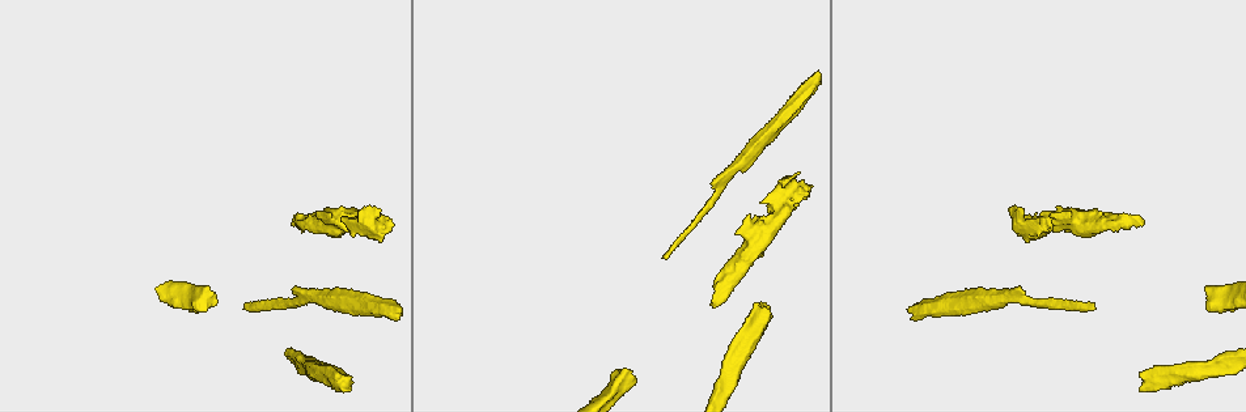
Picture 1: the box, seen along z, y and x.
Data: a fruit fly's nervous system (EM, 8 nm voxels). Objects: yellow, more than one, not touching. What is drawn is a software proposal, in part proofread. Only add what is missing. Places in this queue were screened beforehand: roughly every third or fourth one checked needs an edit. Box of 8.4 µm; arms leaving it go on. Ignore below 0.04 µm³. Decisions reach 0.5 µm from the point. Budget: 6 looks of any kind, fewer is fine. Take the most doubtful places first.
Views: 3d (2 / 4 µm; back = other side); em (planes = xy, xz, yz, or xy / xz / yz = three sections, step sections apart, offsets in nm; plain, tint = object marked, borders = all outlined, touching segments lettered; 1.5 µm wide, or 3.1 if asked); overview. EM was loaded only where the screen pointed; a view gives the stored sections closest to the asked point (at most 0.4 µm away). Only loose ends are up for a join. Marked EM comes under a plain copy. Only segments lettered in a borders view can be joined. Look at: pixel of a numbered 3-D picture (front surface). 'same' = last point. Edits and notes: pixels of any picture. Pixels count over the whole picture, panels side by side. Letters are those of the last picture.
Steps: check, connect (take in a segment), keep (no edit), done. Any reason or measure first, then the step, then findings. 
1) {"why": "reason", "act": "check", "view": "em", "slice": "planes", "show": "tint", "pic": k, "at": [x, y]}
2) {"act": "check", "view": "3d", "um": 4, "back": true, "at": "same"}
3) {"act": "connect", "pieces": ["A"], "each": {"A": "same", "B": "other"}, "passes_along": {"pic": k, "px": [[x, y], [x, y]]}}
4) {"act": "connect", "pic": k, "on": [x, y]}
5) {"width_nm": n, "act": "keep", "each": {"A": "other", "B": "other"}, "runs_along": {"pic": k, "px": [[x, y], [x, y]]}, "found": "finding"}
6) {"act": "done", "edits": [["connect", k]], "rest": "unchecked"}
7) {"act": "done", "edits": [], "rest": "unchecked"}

{"why": "branch stops here", "act": "check", "view": "em", "um": 3.1, "slice": "yz", "step": 16, "show": "tint", "pic": 1, "at": [711, 305]}

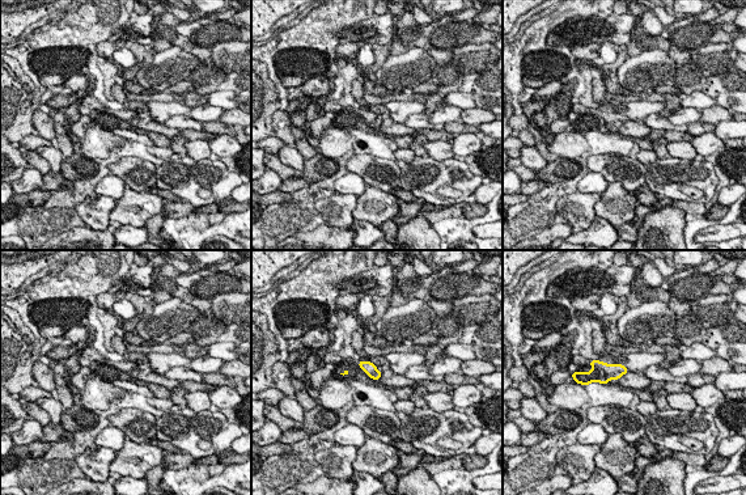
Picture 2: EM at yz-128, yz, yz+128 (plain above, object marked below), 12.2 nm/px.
{"act": "check", "view": "em", "um": 3.1, "slice": "planes", "show": "borders", "at": "same"}

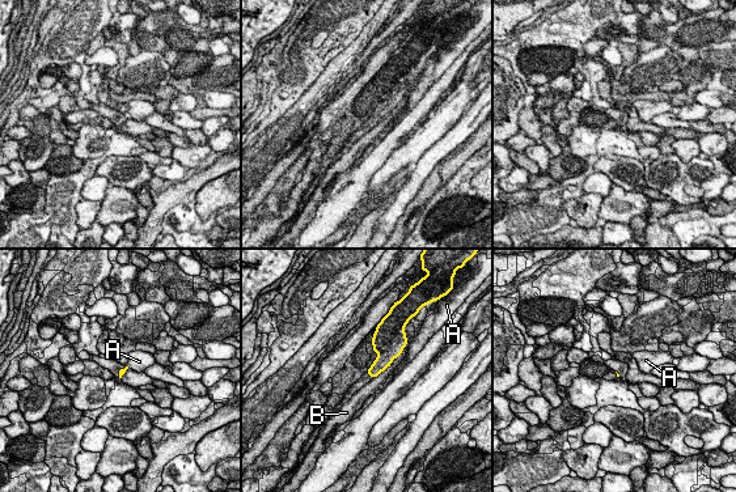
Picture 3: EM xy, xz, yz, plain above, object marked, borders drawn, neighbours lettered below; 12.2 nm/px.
{"act": "keep", "each": {"A": "other", "B": "other"}, "border": {"pic": 3, "px": [[390, 364], [372, 378]]}, "found": "none of them fits"}

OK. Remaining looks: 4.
{"why": "stops while still wide", "act": "check", "view": "em", "slice": "yz", "step": 4, "show": "tint", "pic": 1, "at": [763, 303]}

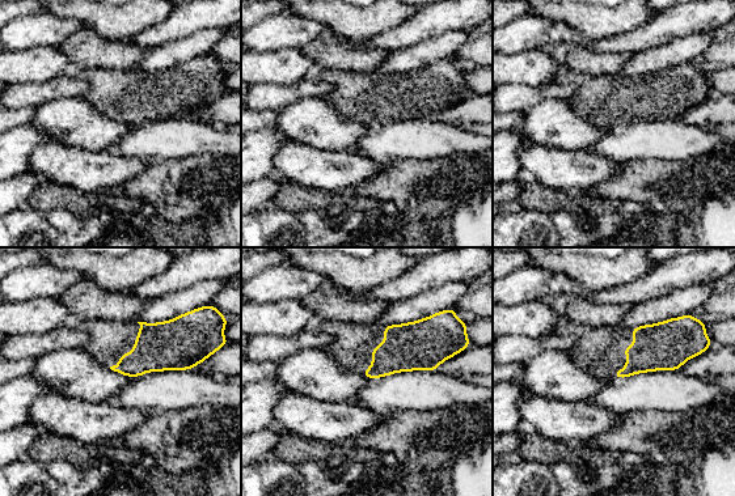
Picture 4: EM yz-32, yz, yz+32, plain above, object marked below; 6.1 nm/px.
{"why": "see the neighbours", "act": "check", "view": "em", "slice": "yz", "step": 4, "show": "borders", "at": "same"}

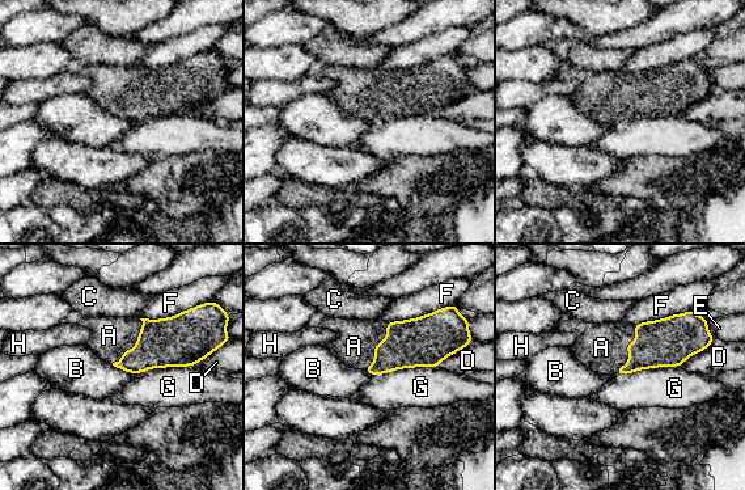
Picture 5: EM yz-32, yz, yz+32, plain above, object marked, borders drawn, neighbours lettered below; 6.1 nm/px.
{"longest_contact_nm": ["G", 400], "act": "connect", "pieces": ["A"], "each": {"A": "same", "B": "other", "C": "other", "D": "other", "E": "other", "F": "other", "G": "other", "H": "other"}, "found": "the cell continues"}

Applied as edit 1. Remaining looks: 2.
{"why": "free end", "act": "check", "view": "3d", "um": 2, "pic": 1, "at": [246, 309]}

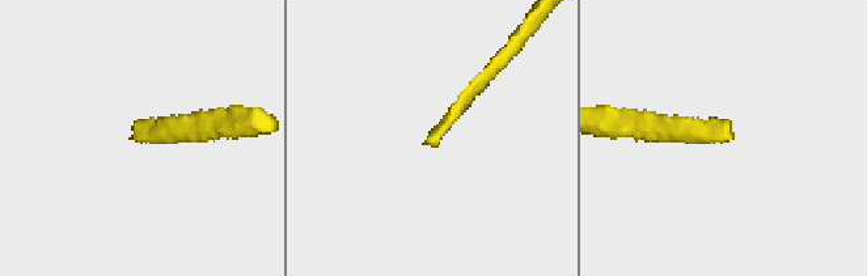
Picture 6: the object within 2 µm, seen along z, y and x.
{"why": "shape alone is not enough", "act": "check", "view": "em", "slice": "planes", "show": "borders", "pic": 6, "at": [433, 144]}

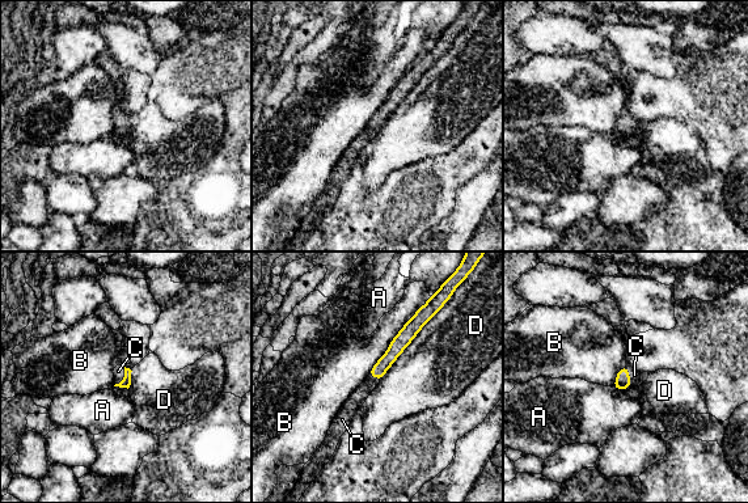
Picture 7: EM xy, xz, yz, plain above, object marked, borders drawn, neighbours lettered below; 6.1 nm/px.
{"longest_contact_nm": ["B", 600], "act": "connect", "pieces": ["C"], "each": {"A": "other", "B": "other", "C": "same", "D": "other"}, "passes_along": {"pic": 7, "px": [[126, 381], [123, 377], [118, 371]]}, "found": "it goes on there"}

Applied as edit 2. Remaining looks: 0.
{"act": "done", "edits": [["connect", 5], ["connect", 7]], "rest": "unchecked"}

